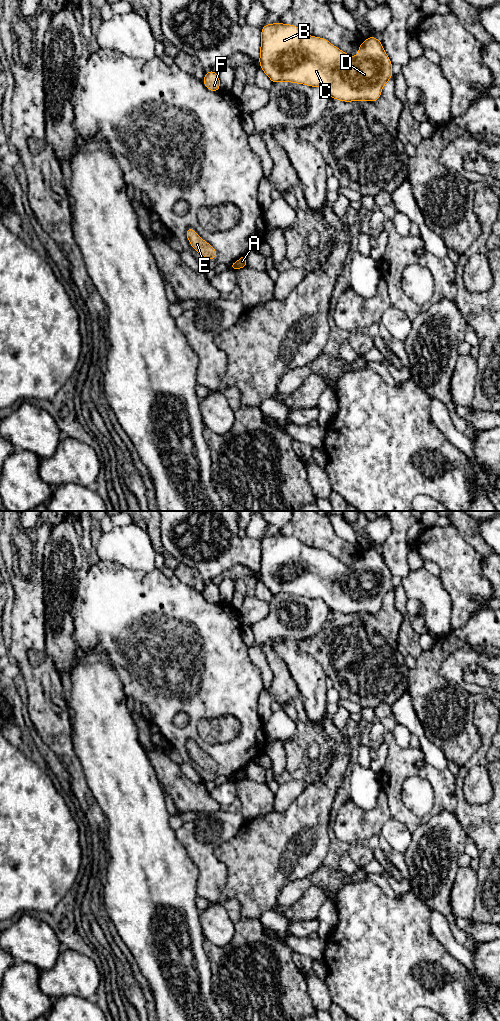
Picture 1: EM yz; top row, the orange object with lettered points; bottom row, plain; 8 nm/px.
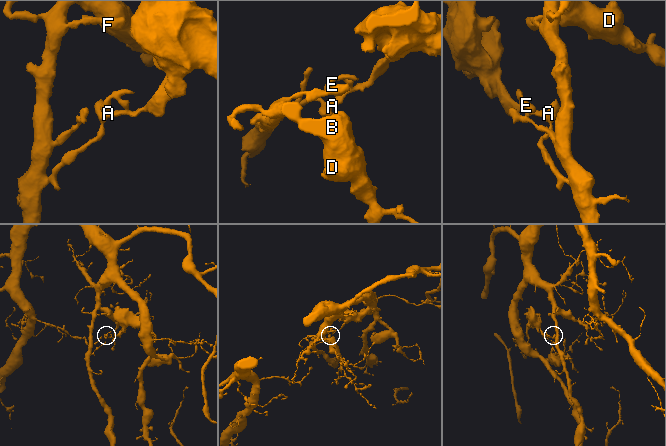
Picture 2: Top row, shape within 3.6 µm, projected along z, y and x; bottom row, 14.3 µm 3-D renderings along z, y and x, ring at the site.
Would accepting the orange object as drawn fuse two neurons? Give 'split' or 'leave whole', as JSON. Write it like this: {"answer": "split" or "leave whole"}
{"answer": "split"}

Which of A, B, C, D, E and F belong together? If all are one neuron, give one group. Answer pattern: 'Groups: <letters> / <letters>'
Groups: A B C D F / E

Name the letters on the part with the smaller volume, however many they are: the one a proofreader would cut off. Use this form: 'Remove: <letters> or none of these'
Remove: E

